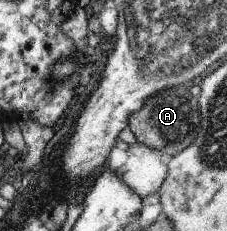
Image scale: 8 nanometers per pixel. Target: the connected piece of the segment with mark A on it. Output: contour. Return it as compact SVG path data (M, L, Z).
M186 86L164 88L152 94L152 98L148 98L140 110L128 116L128 128L134 135L136 143L144 144L148 148L156 148L158 152L169 156L180 154L186 146L194 142L200 128L197 97L192 96Z

